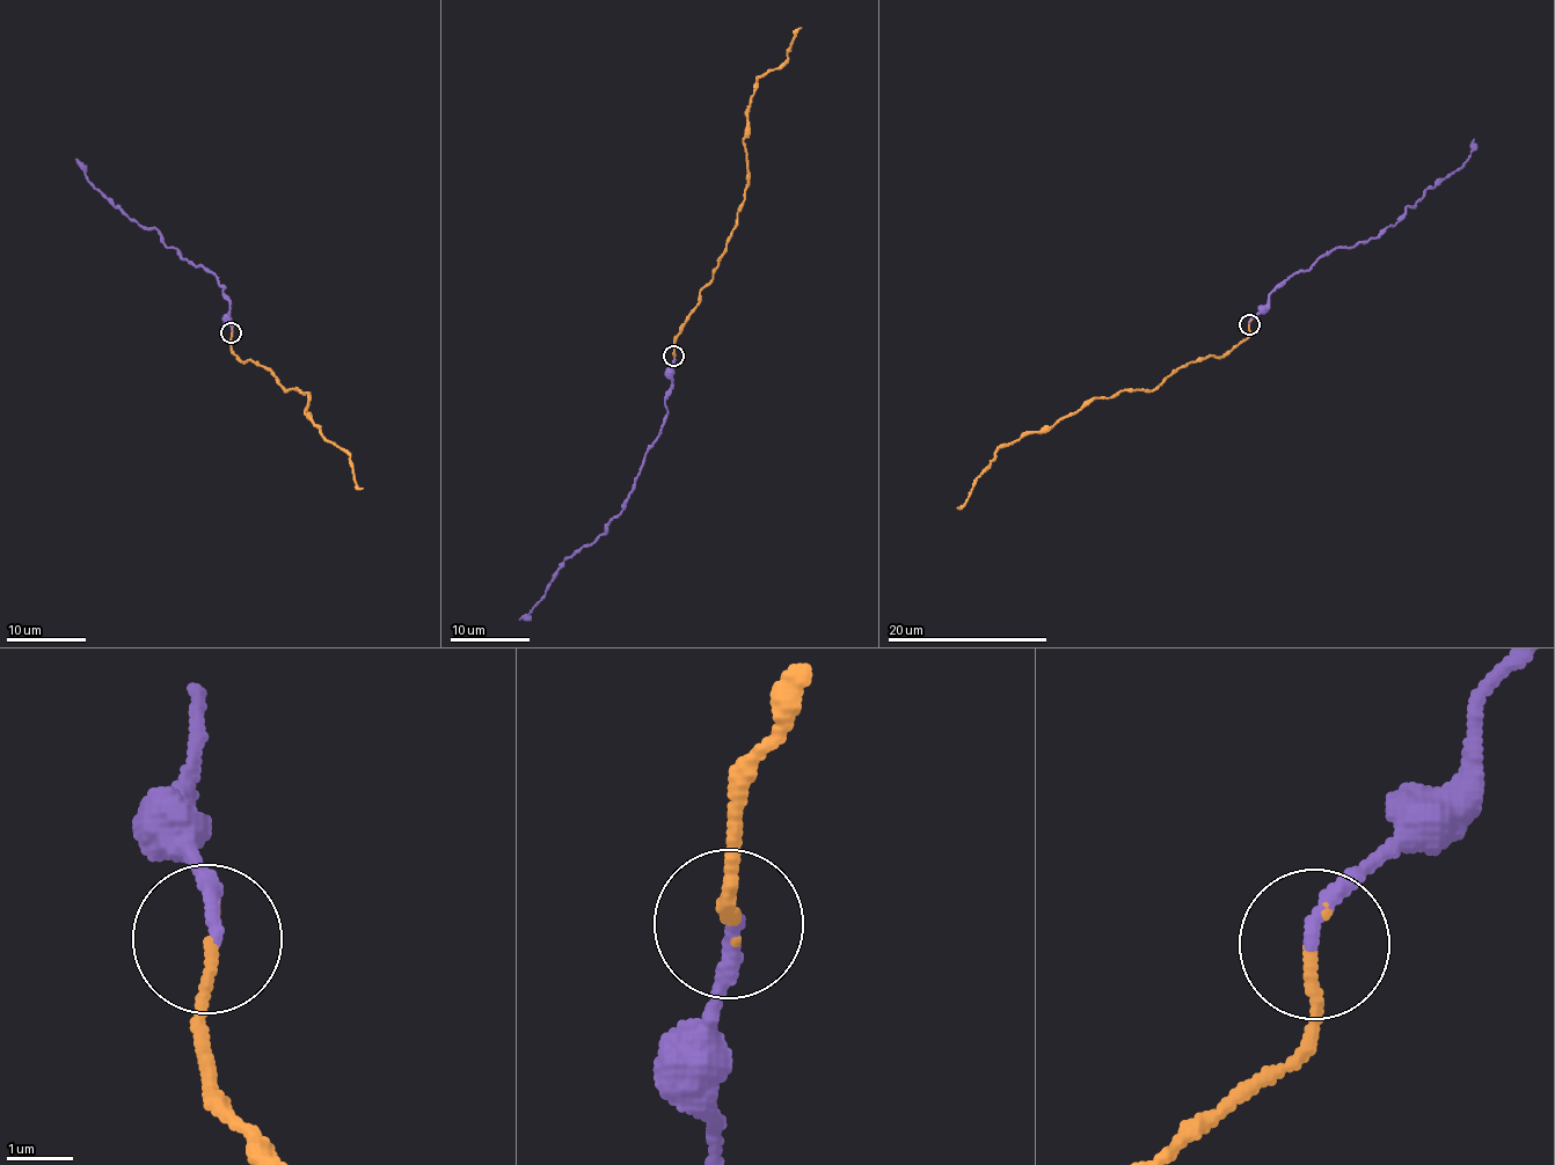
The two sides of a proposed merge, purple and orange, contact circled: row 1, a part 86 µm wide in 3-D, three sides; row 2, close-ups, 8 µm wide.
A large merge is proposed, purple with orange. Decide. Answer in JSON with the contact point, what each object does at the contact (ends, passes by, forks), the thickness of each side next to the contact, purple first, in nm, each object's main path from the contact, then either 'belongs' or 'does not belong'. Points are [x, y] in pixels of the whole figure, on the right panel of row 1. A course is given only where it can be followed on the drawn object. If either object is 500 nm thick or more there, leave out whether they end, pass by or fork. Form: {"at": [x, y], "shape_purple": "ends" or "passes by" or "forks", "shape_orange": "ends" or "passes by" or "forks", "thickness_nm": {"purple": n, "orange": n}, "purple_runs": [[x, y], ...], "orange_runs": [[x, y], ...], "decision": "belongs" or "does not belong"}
{"at": [1249, 324], "shape_purple": "ends", "shape_orange": "ends", "thickness_nm": {"purple": 220, "orange": 160}, "purple_runs": [[1249, 324], [1269, 295], [1297, 272], [1397, 221], [1428, 188], [1462, 165], [1474, 138]], "orange_runs": [[1249, 324], [1249, 335], [1221, 357], [1176, 367], [1151, 390], [1090, 398], [1002, 446], [956, 507]], "decision": "belongs"}

